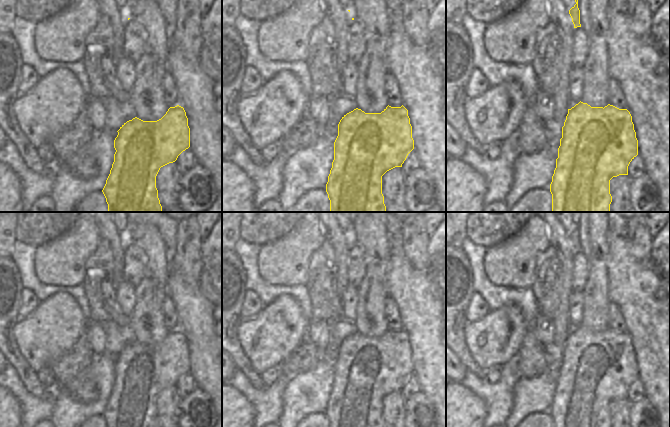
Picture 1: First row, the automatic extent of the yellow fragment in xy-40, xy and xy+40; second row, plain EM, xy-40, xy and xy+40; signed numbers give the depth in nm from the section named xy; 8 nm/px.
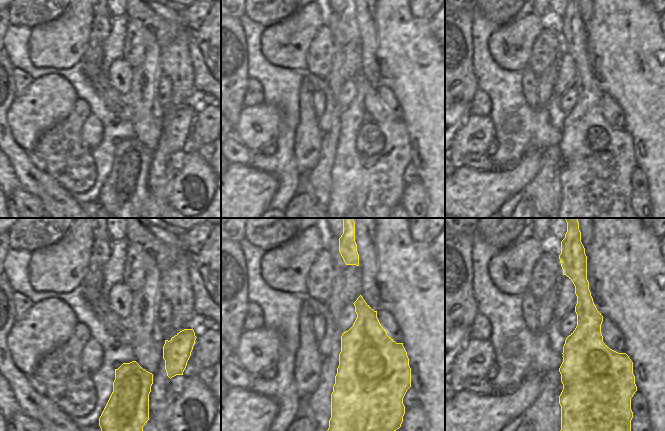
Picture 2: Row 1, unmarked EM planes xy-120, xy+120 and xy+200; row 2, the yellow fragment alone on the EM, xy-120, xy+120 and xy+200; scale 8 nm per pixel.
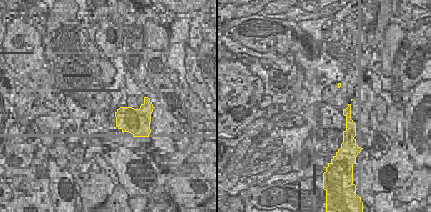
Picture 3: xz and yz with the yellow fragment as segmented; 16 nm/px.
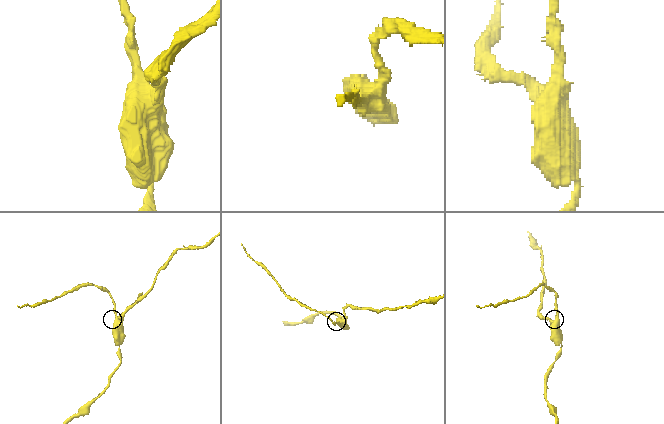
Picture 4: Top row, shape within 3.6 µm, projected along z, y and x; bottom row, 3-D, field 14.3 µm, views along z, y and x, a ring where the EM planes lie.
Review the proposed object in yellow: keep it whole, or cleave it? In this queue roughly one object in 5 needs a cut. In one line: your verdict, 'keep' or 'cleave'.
cleave

